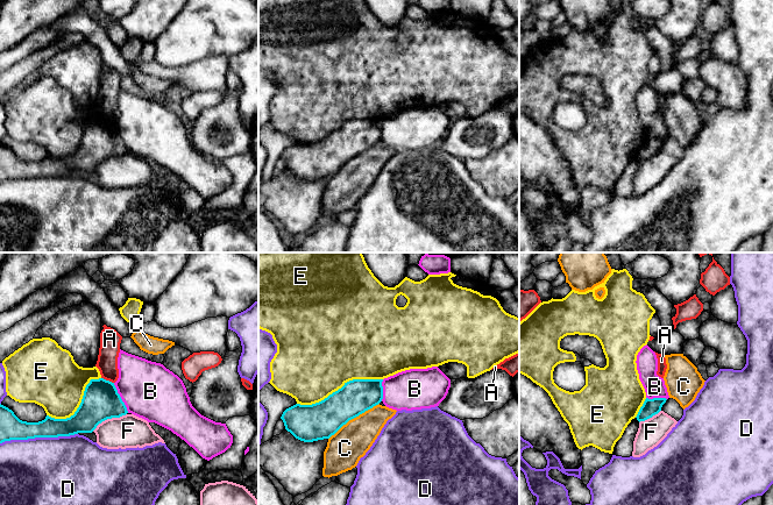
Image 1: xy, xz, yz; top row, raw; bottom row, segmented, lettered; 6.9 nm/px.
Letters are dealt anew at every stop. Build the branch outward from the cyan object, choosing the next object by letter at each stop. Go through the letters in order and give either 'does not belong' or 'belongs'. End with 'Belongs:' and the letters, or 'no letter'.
A: does not belong
B: does not belong
C: does not belong
D: does not belong
E: does not belong
F: does not belong
Belongs: no letter

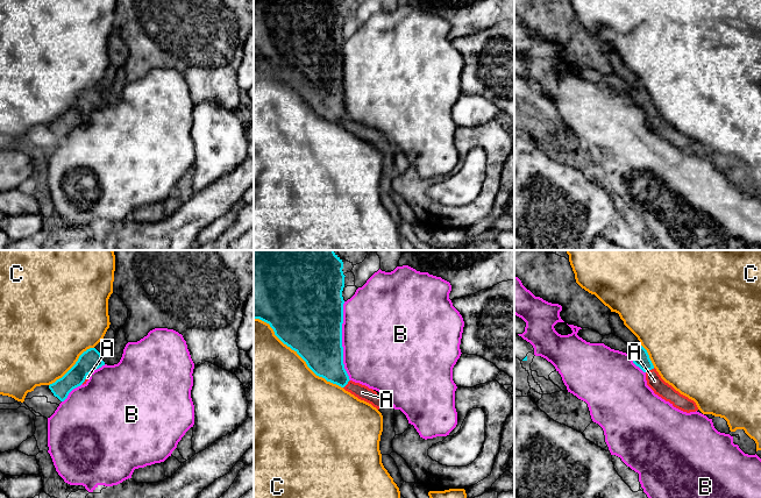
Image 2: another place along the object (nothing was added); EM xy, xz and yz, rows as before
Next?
A: belongs
B: does not belong
C: does not belong
Belongs: A

